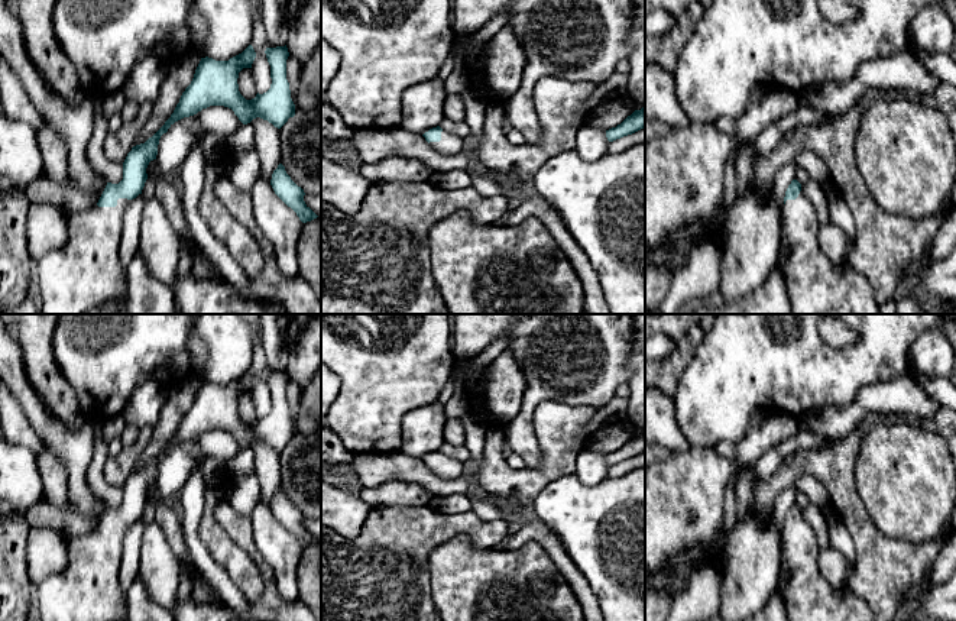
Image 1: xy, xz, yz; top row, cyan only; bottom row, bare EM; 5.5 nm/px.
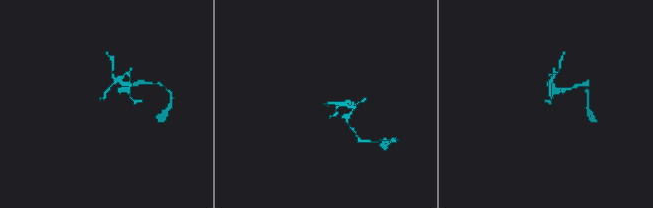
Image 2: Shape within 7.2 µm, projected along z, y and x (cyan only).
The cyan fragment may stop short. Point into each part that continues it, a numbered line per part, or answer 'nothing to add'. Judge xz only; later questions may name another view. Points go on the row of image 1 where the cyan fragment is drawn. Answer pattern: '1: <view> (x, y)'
1: xz (449, 145)

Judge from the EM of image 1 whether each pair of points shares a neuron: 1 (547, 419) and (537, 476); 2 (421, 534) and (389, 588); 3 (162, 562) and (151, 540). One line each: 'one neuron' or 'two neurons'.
1: one neuron
2: one neuron
3: one neuron

